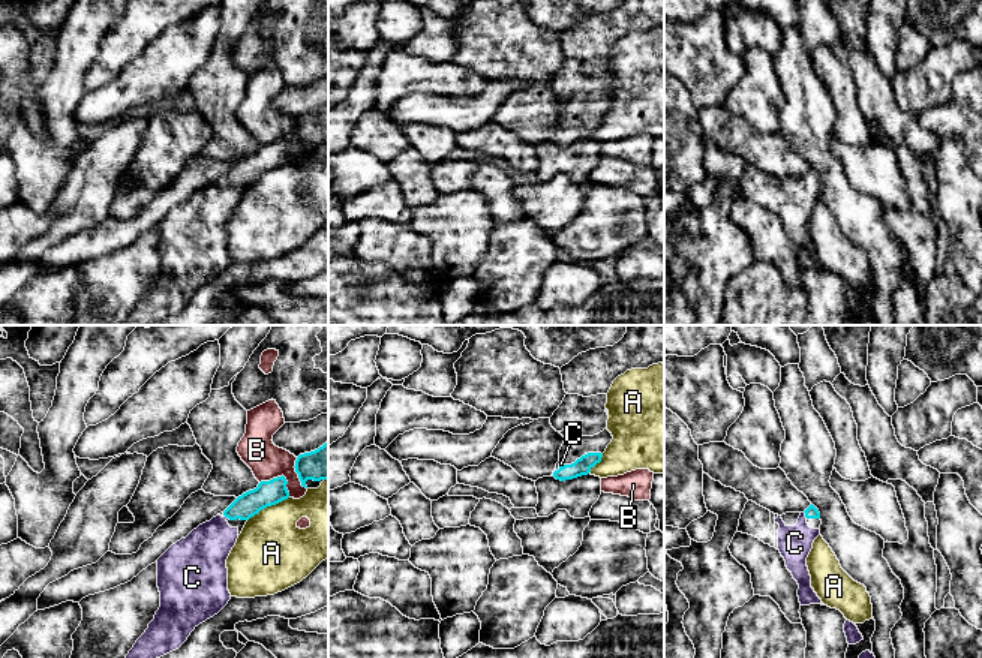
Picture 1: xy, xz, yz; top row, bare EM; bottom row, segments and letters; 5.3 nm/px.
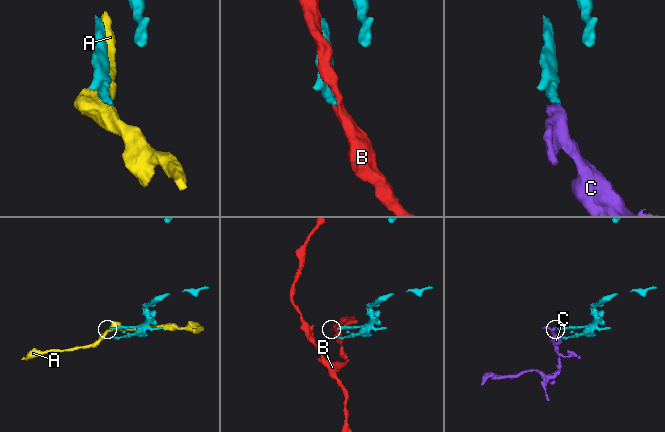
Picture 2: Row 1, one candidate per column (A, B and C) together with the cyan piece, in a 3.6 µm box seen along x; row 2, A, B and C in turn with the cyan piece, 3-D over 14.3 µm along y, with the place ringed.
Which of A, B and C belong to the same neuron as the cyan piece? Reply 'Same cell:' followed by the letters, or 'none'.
Same cell: C

